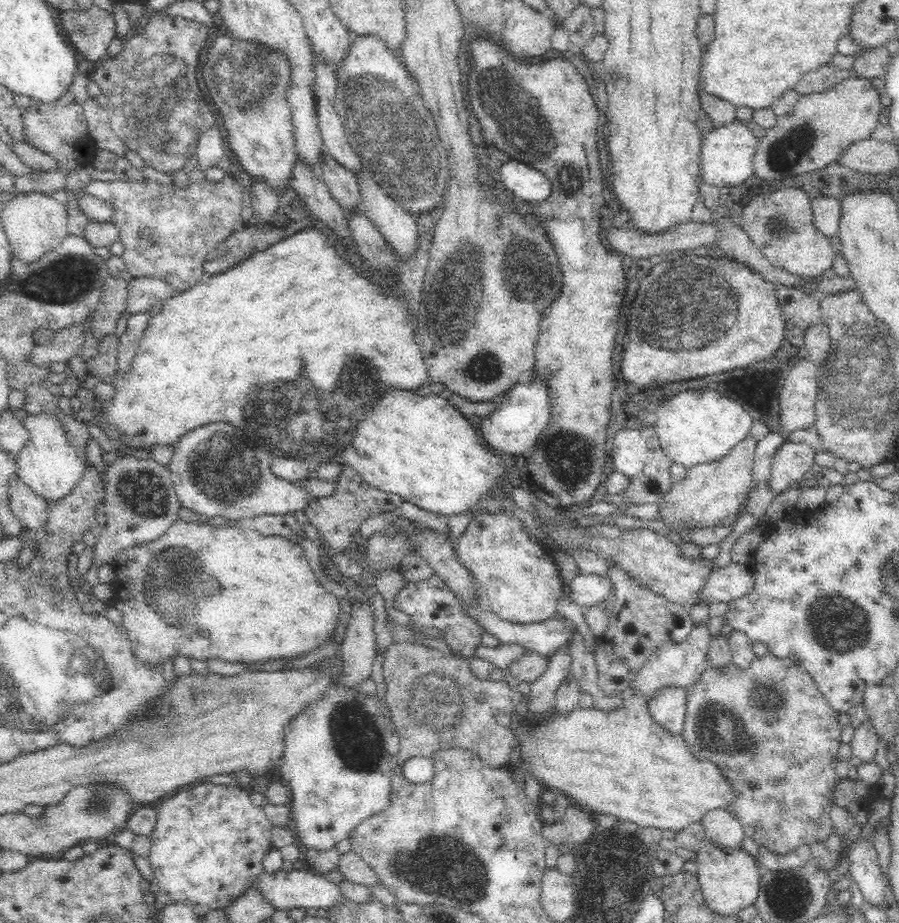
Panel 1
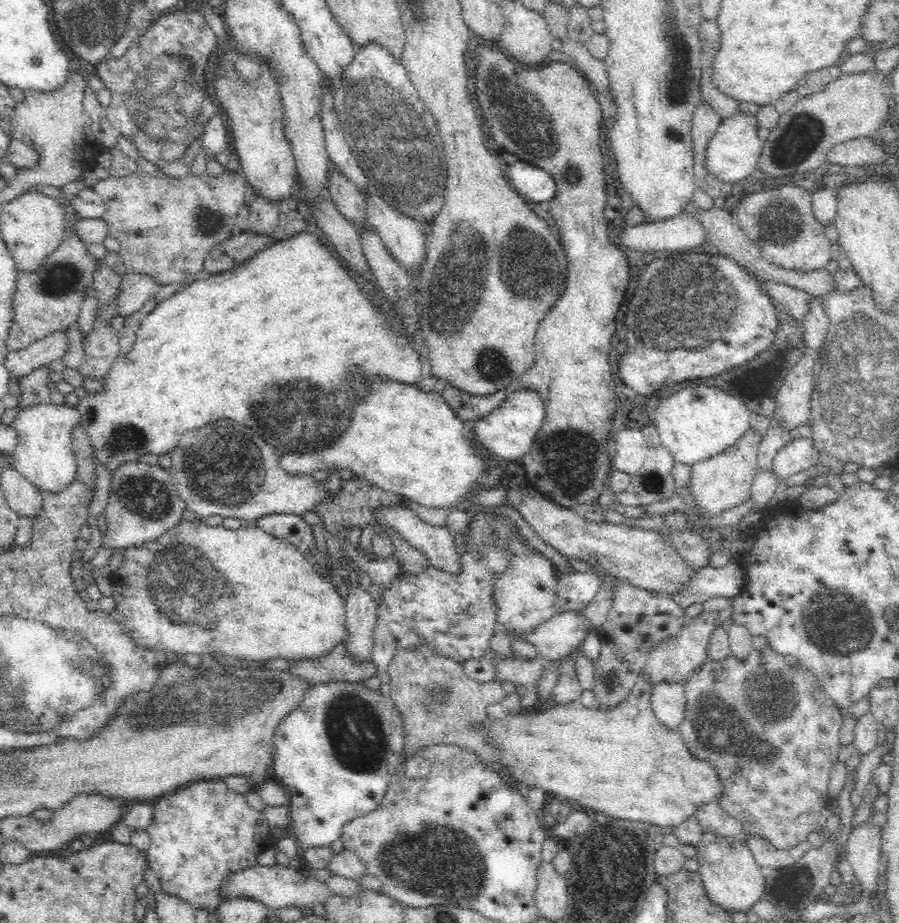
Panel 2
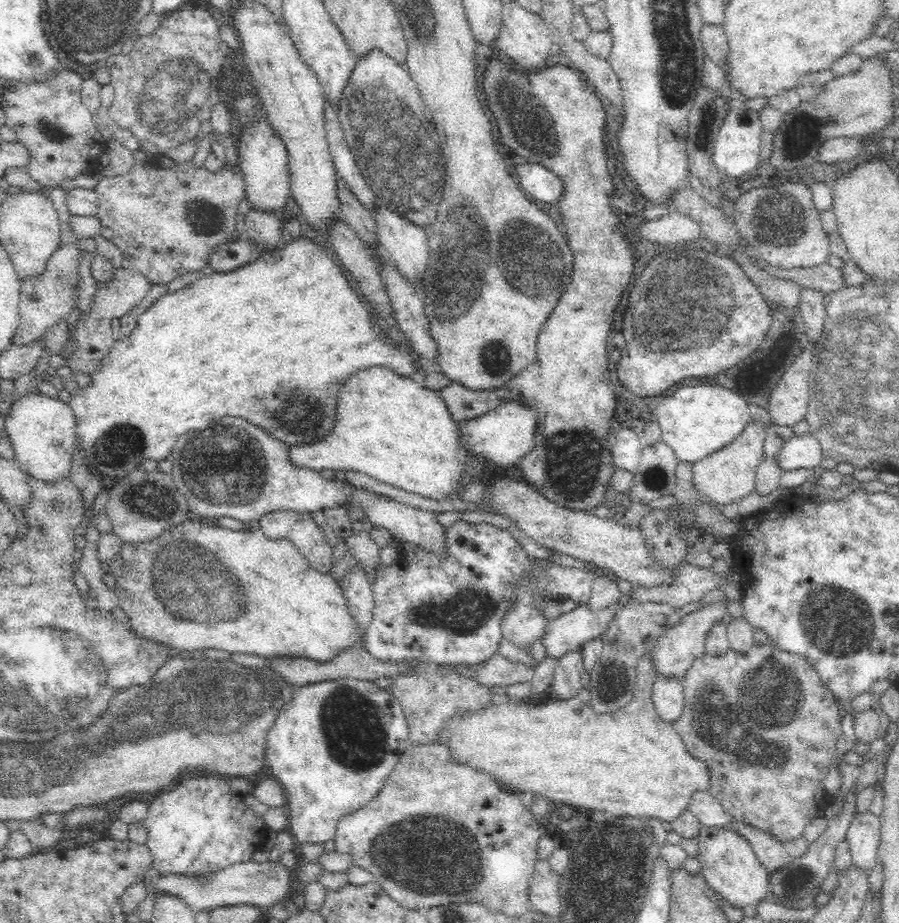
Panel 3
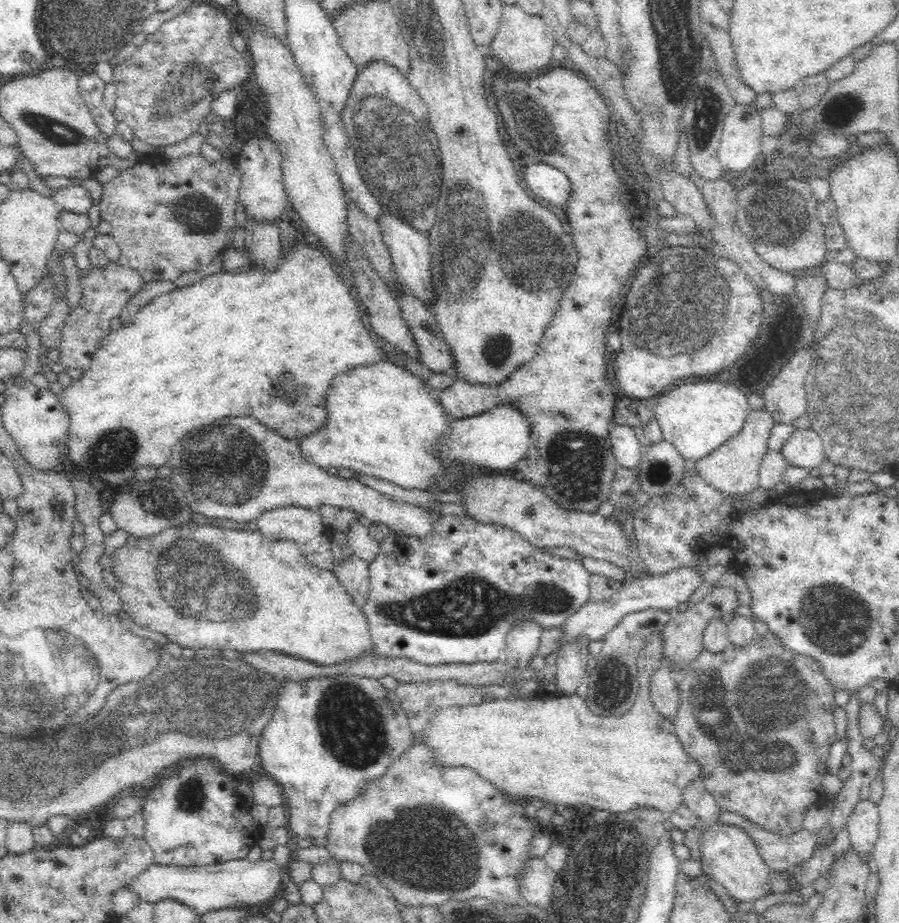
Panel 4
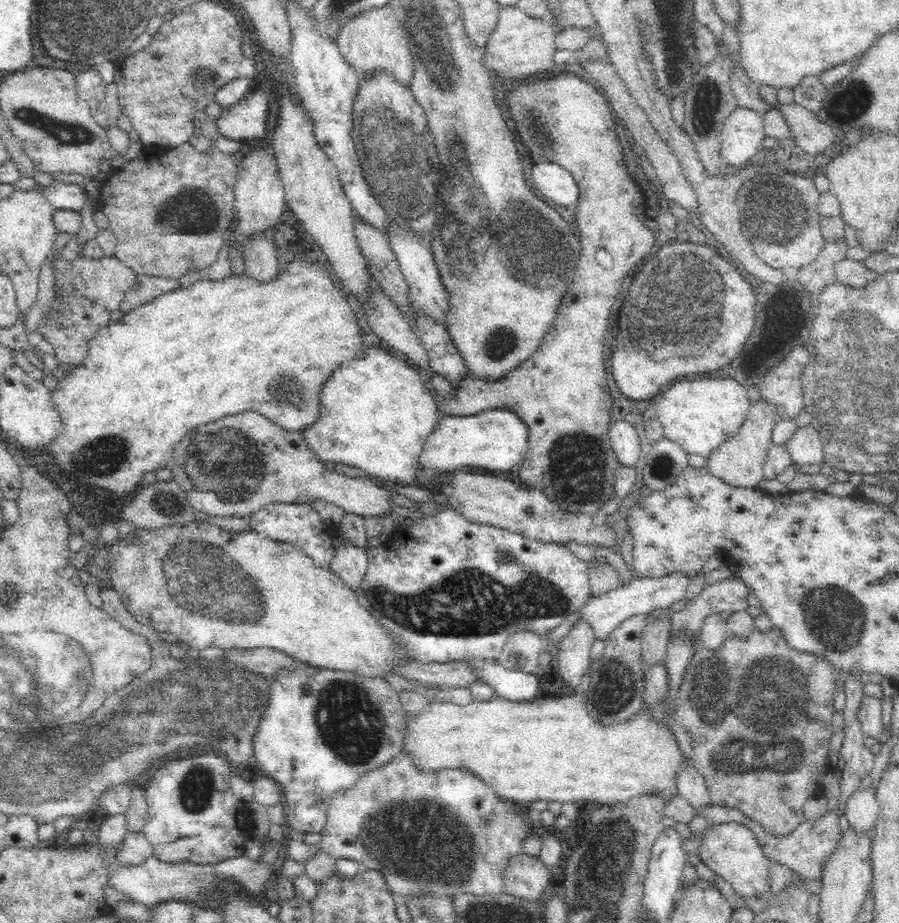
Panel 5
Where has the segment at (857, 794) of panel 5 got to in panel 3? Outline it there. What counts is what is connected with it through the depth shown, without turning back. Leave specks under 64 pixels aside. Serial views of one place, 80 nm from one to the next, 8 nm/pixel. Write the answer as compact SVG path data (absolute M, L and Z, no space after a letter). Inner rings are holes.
M870 809L862 814L855 814L849 825L846 840L849 843L851 862L866 868L866 871L876 860L876 848L881 840L879 818Z

